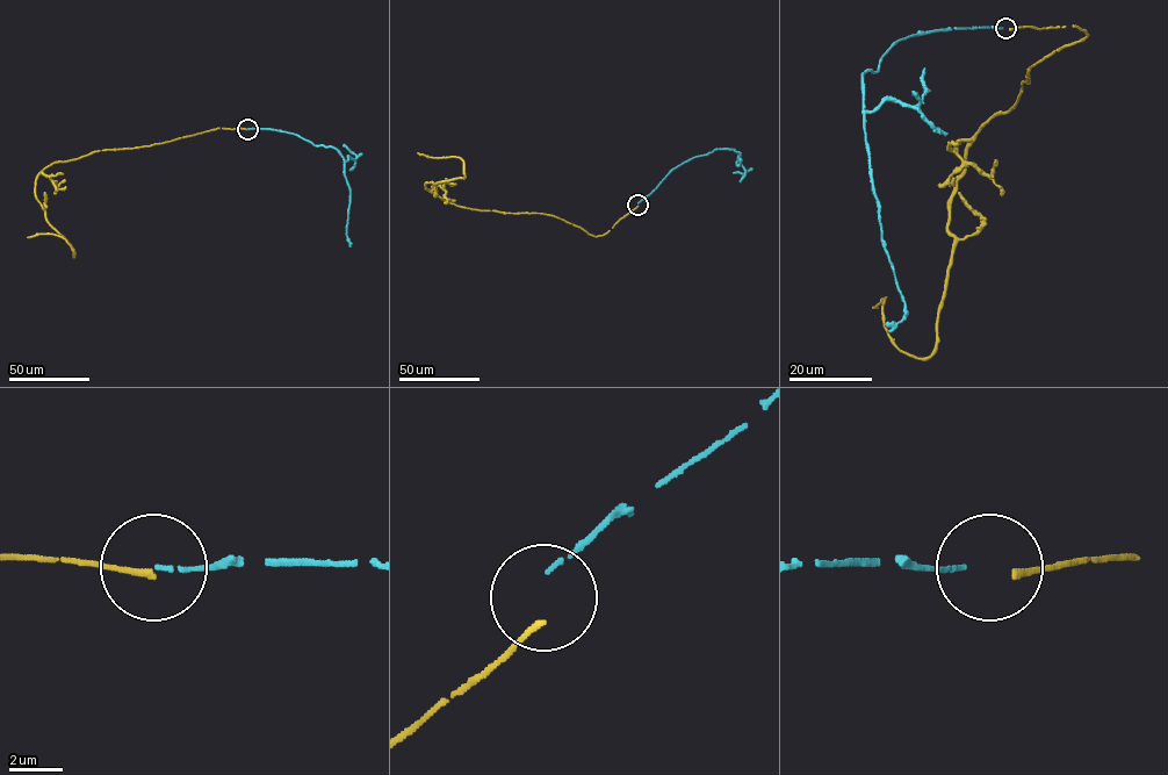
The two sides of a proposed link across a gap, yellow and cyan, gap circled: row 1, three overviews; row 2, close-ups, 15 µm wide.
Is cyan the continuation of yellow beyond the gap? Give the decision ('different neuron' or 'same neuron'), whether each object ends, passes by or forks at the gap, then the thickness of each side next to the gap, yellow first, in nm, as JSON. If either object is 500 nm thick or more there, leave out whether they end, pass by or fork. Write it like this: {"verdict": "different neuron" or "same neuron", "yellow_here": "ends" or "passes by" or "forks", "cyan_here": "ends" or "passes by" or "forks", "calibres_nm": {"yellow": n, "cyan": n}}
{"verdict": "different neuron", "yellow_here": "ends", "cyan_here": "ends", "calibres_nm": {"yellow": 260, "cyan": 160}}

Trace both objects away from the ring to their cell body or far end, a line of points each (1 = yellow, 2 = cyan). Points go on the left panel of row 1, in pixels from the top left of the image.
1: (247, 129), (217, 128), (52, 163), (37, 176), (35, 194), (47, 221), (74, 256), (62, 237), (27, 237)
2: (247, 129), (275, 129), (296, 134), (315, 145), (334, 148), (343, 158), (350, 192), (346, 227), (350, 246)

